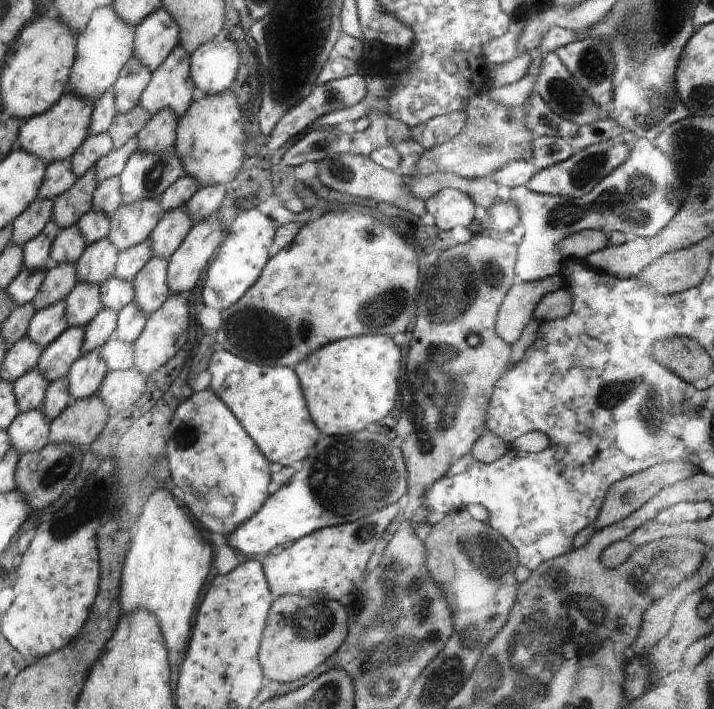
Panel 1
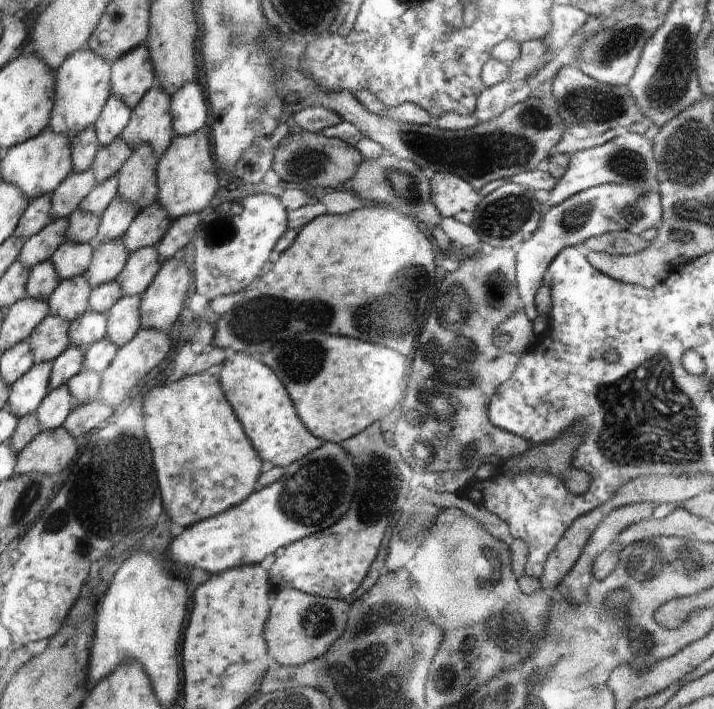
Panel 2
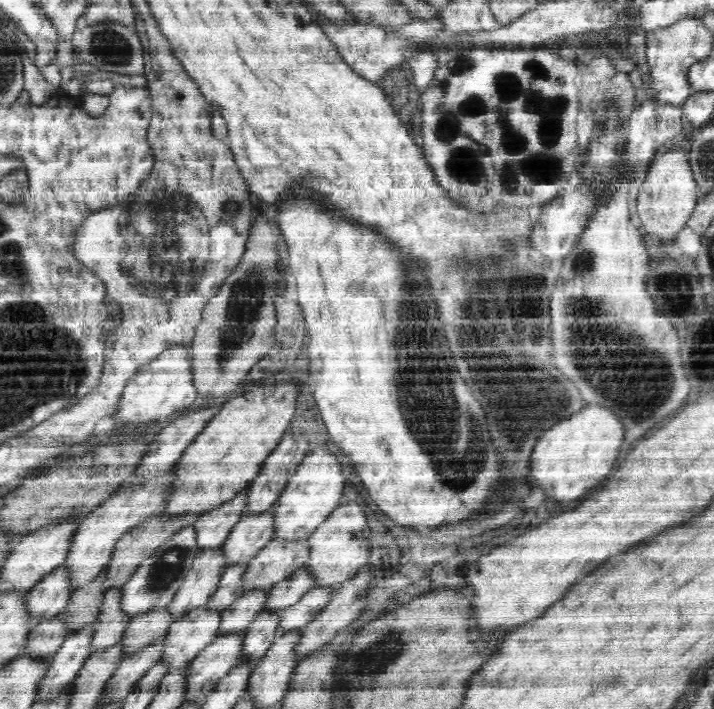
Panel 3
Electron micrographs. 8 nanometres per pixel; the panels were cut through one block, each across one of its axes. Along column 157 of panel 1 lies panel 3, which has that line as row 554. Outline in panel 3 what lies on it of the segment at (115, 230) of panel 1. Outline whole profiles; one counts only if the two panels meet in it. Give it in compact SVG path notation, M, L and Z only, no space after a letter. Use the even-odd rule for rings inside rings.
M222 546L204 549L196 555L182 586L178 588L167 606L168 611L172 613L172 622L196 607L207 604L212 594L216 592L220 574L226 567Z

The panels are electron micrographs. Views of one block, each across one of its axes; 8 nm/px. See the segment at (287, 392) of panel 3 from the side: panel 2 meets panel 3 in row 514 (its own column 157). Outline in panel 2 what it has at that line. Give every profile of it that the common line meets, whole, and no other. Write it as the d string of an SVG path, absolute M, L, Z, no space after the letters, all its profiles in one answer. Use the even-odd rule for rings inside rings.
M204 129L188 136L174 136L171 147L159 156L156 184L159 185L157 203L168 214L171 223L186 214L202 212L218 194L220 184L216 176L216 166L212 162L210 144Z

